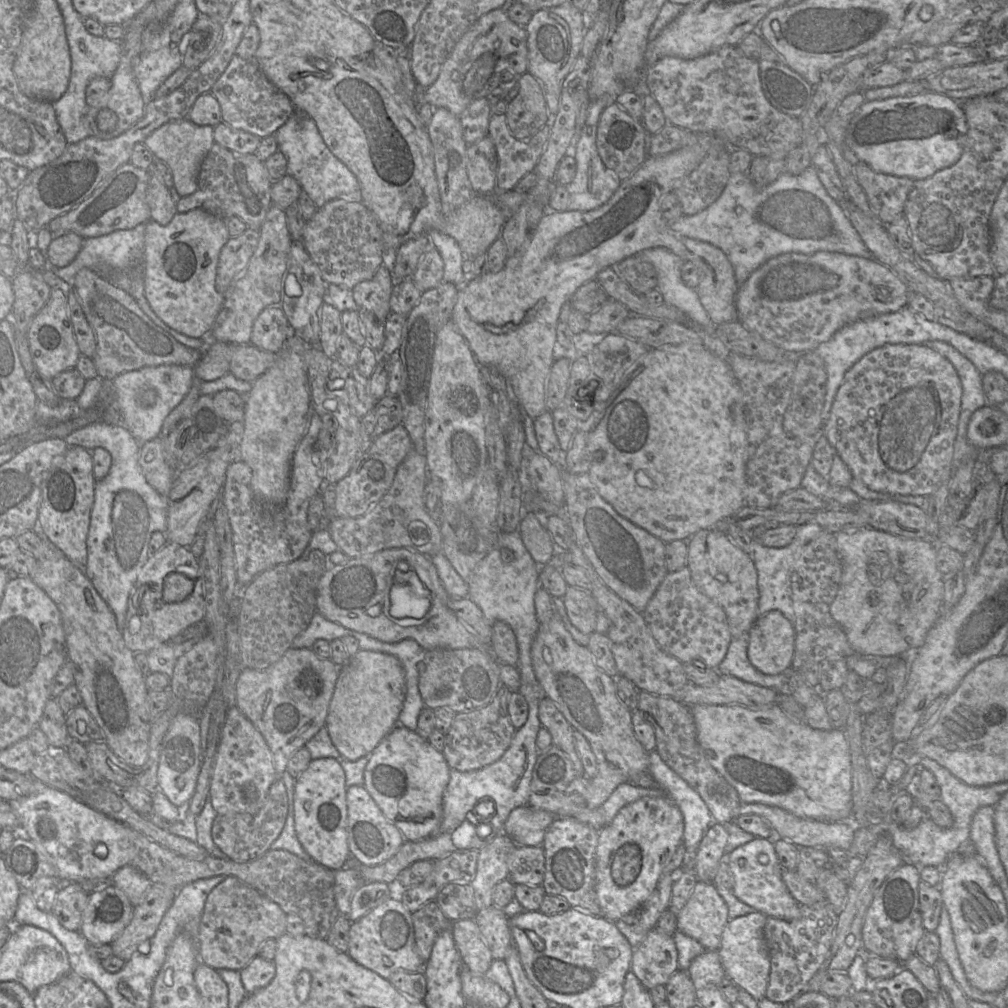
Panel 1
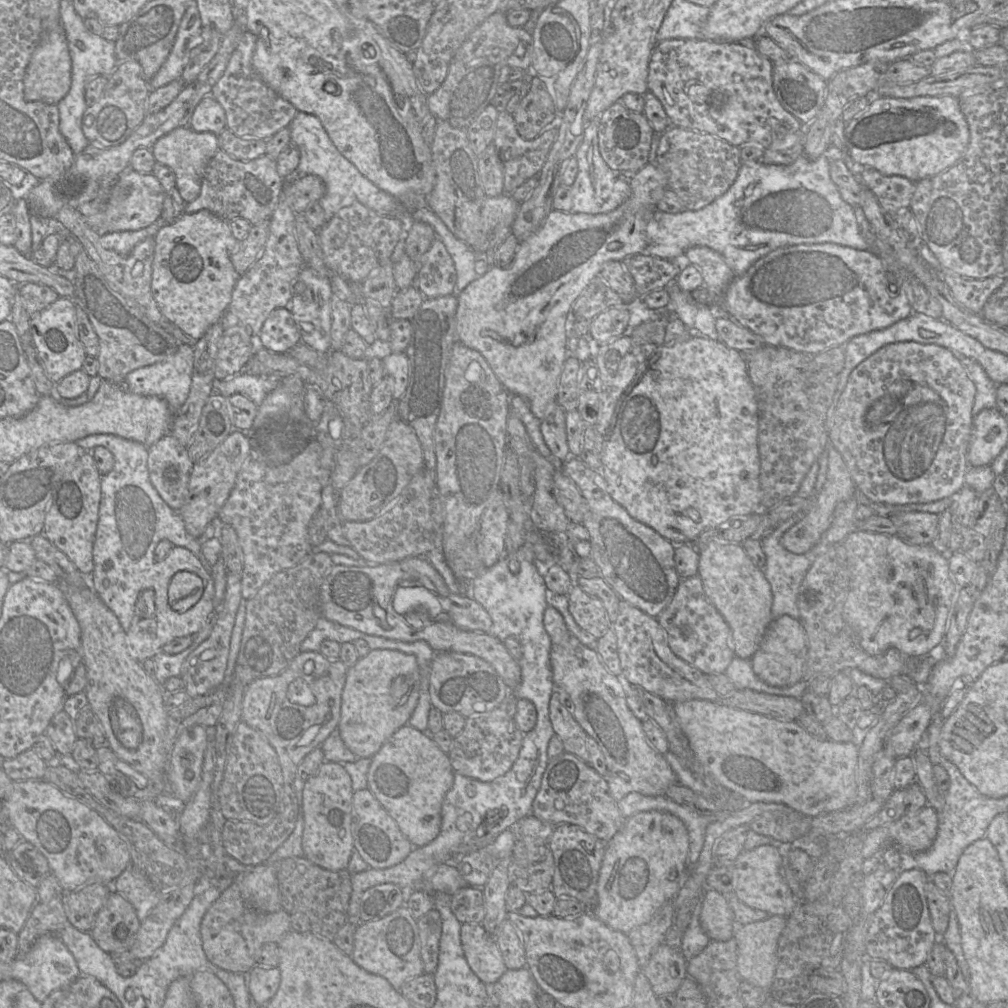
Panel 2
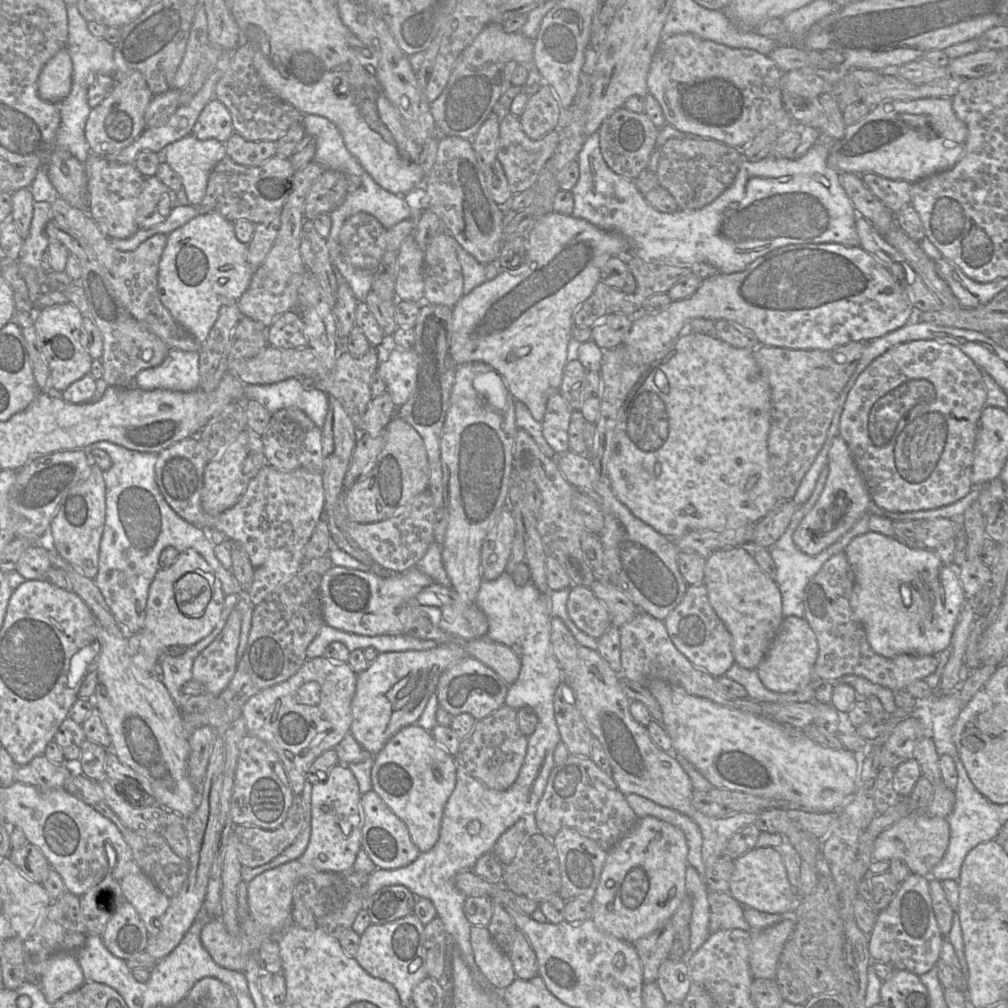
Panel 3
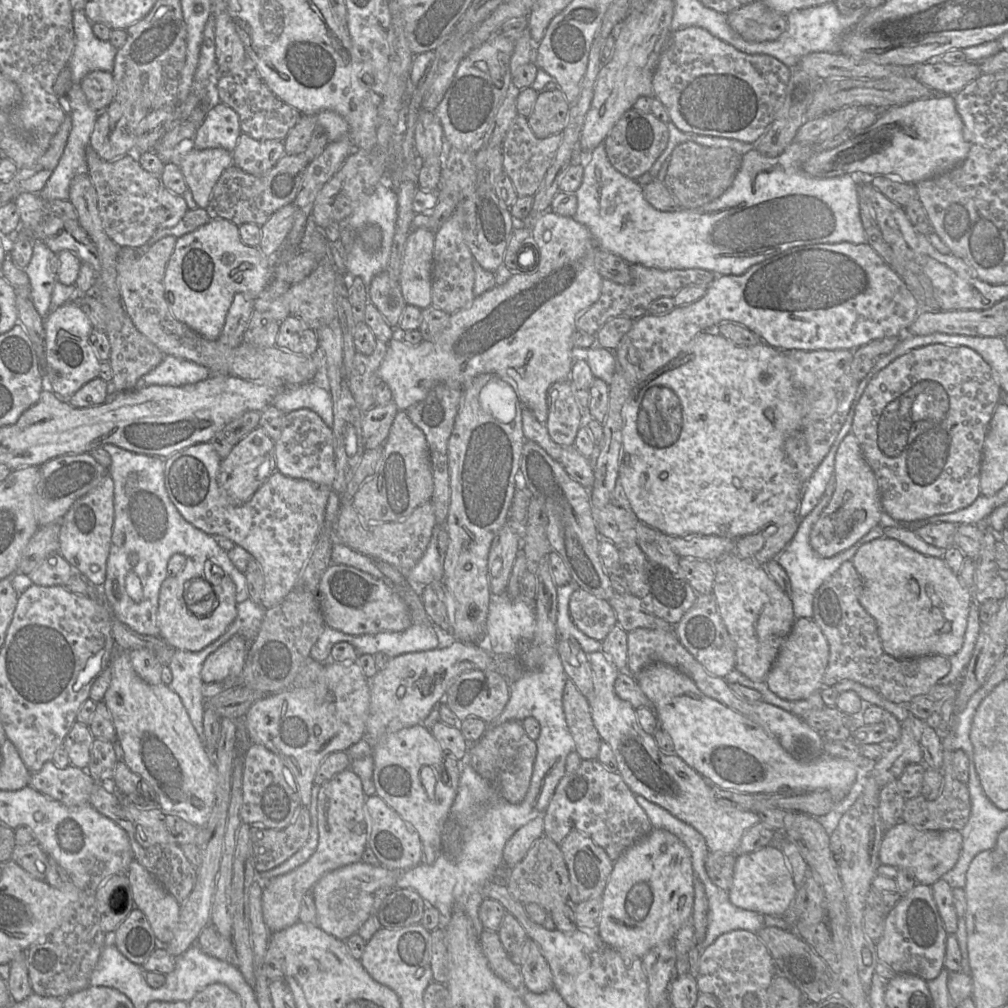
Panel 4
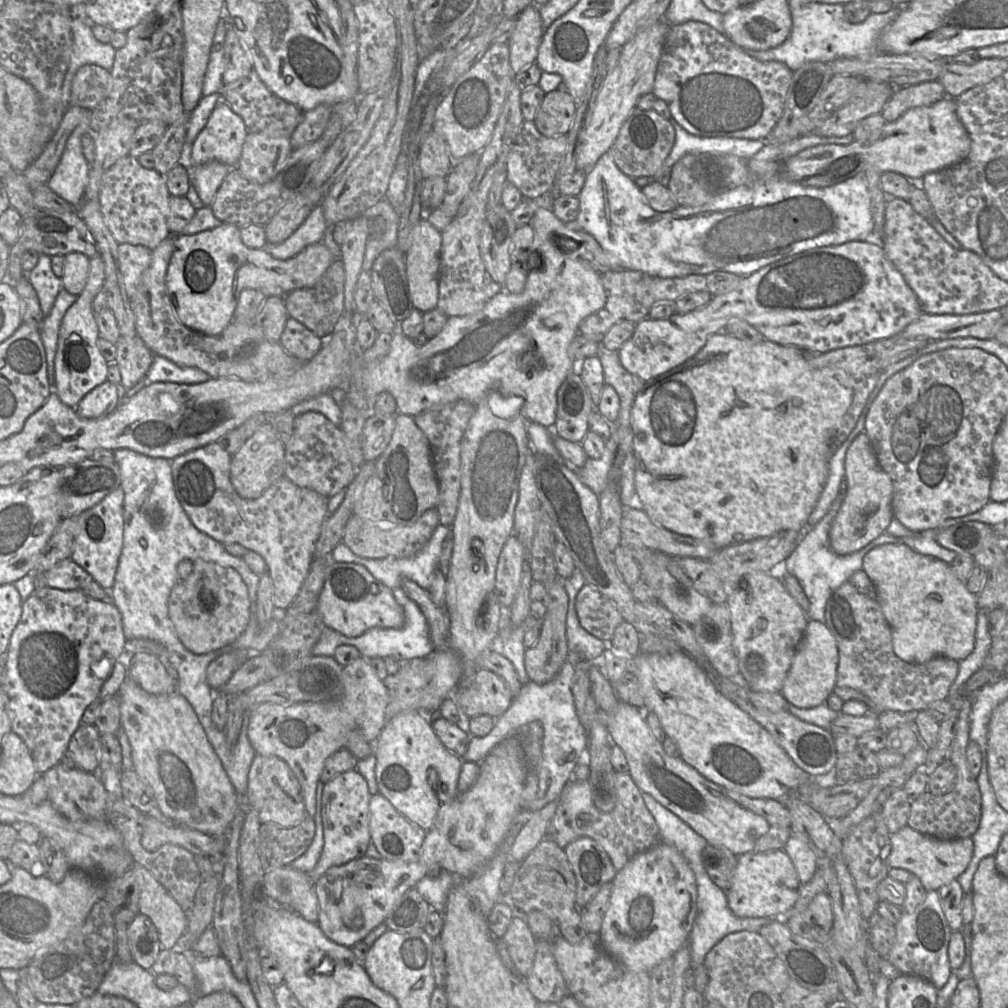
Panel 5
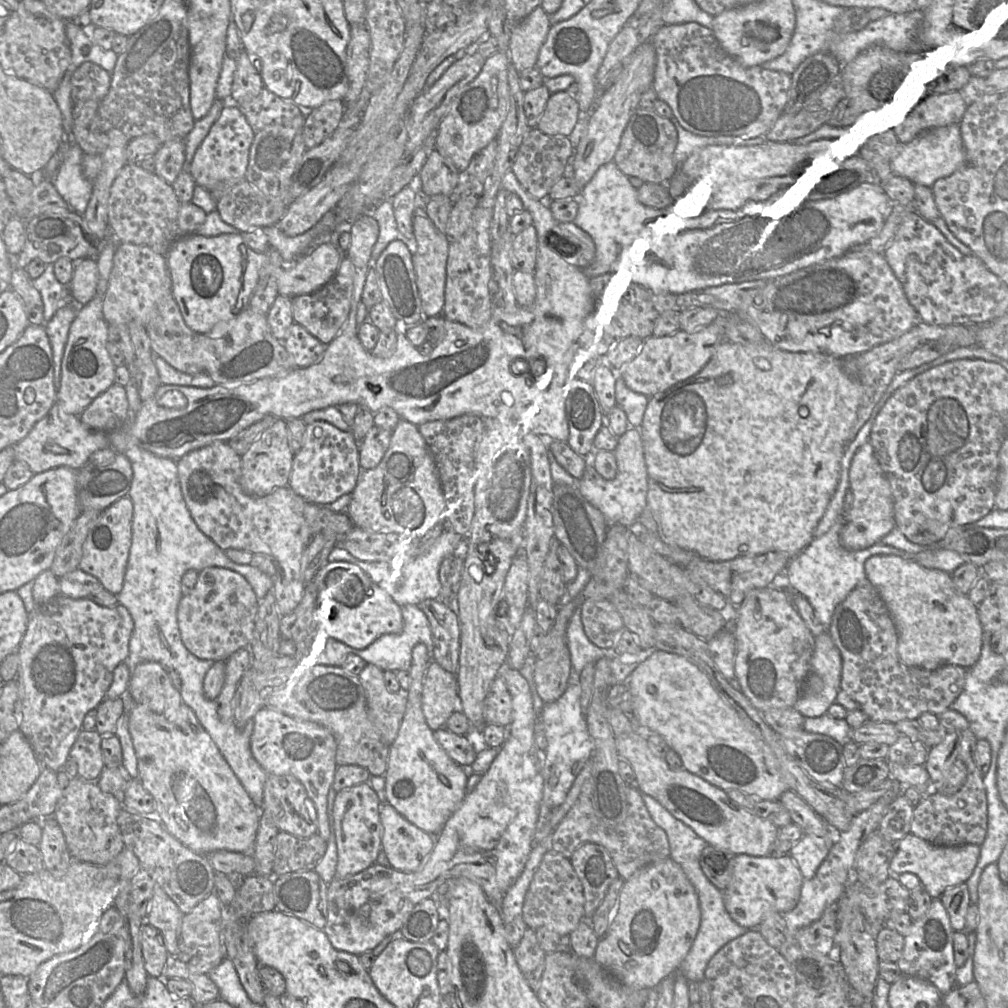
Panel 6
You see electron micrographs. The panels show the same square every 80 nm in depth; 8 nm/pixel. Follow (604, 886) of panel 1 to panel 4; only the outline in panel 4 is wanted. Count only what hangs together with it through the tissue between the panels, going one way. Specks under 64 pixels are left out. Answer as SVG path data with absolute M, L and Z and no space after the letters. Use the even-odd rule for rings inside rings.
M654 828L613 864L602 894L598 927L601 939L624 956L639 958L660 942L675 939L681 927L692 917L693 880L689 849L674 834Z

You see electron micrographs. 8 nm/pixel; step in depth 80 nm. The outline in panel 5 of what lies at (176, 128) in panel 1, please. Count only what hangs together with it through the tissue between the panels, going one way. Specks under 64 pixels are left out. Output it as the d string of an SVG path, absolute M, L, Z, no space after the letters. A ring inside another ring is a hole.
M218 161L192 165L188 169L191 186L195 188L206 207L212 205L216 193L230 169L229 166Z

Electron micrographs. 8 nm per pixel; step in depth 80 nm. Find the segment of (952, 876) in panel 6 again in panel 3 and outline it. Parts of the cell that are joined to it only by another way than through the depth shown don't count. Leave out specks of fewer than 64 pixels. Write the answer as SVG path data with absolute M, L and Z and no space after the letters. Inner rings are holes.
M911 813L882 831L873 843L872 857L875 861L899 859L907 865L911 873L930 877L932 869L943 858L949 844L950 827L939 817L929 817L923 813Z

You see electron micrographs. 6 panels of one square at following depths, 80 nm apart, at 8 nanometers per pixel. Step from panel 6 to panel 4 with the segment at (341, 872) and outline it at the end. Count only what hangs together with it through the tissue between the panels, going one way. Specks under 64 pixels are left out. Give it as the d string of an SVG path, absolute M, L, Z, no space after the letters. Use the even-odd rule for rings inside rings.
M345 769L320 785L317 797L318 845L312 856L294 870L273 877L262 890L262 915L271 933L288 928L299 921L300 904L305 894L327 872L361 861L367 845L366 795L359 776Z

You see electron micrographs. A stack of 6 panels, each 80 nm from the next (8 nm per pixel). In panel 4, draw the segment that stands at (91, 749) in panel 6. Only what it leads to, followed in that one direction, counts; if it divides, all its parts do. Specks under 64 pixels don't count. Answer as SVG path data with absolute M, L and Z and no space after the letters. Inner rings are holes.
M75 722L63 741L72 766L87 770L90 761L90 749L95 737L88 725Z

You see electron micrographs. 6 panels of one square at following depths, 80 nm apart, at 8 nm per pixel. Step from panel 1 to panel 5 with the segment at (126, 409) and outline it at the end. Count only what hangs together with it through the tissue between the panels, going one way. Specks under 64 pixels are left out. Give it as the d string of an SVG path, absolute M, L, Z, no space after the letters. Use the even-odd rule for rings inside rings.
M154 355L144 380L148 384L160 382L197 384L206 382L210 378L207 373L198 368L179 366L163 356Z

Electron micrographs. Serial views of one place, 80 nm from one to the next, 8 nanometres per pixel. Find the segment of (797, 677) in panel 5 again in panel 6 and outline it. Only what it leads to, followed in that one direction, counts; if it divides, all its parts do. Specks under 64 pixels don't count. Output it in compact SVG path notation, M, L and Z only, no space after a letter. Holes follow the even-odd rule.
M828 631L814 637L814 651L802 693L793 708L804 717L827 713L841 690L842 659Z

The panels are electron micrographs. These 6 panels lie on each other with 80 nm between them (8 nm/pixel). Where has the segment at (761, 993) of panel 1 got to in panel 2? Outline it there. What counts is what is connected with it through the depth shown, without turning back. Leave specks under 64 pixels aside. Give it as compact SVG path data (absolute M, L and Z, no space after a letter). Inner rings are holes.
M780 915L748 924L735 925L733 937L738 946L737 968L742 981L769 990L775 974L778 939L785 928L787 918Z

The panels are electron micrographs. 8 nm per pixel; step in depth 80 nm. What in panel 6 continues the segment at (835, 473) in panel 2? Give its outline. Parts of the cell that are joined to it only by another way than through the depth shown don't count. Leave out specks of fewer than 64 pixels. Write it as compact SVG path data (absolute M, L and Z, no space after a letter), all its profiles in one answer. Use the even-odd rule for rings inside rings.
M870 442L864 443L856 451L849 468L849 483L840 542L845 549L856 551L879 542L896 527L890 482L882 471Z

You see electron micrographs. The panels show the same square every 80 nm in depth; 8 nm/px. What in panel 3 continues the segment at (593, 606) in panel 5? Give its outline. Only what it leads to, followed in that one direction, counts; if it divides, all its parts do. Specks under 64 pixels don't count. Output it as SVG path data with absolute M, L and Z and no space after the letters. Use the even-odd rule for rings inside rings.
M569 587L567 612L573 623L587 635L599 639L612 625L606 606L586 587Z

